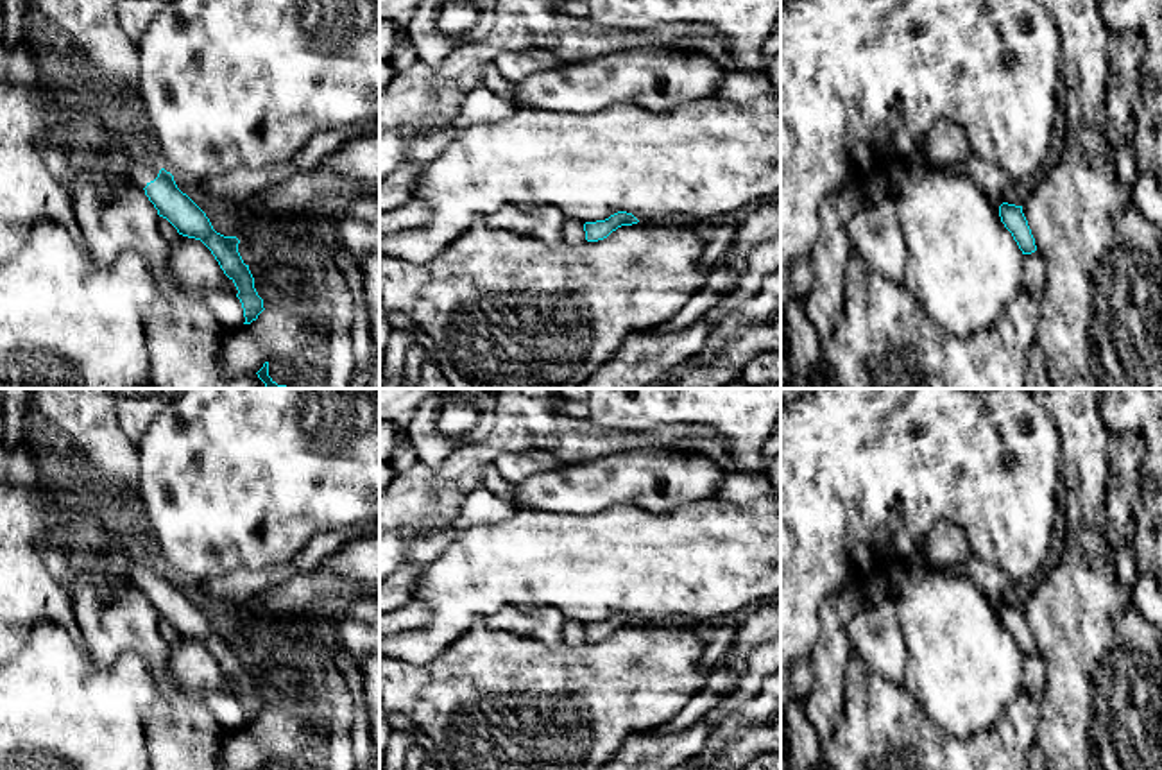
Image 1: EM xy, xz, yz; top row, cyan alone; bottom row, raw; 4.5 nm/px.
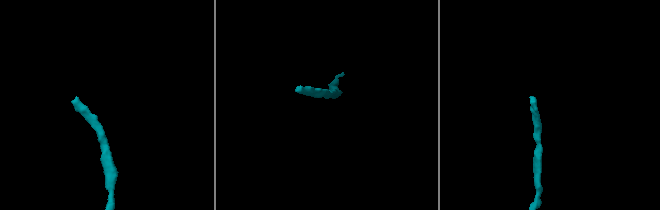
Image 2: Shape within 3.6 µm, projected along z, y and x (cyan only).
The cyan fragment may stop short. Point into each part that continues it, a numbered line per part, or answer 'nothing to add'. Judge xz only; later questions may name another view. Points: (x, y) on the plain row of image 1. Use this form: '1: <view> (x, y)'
nothing to add

